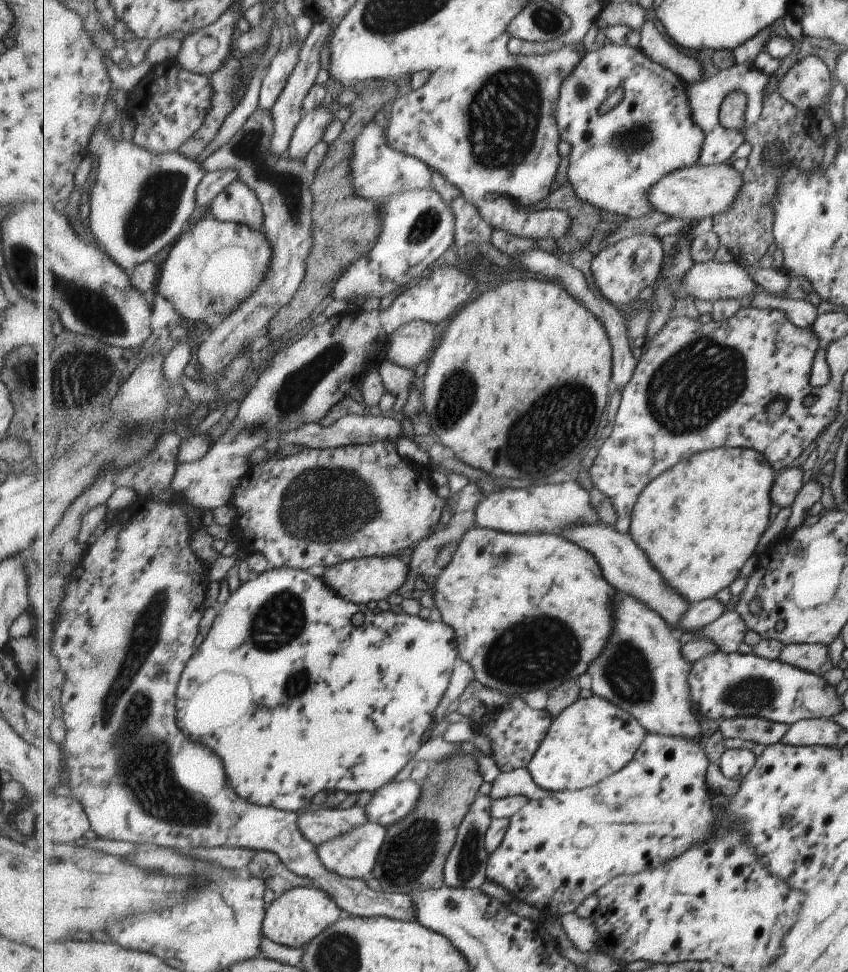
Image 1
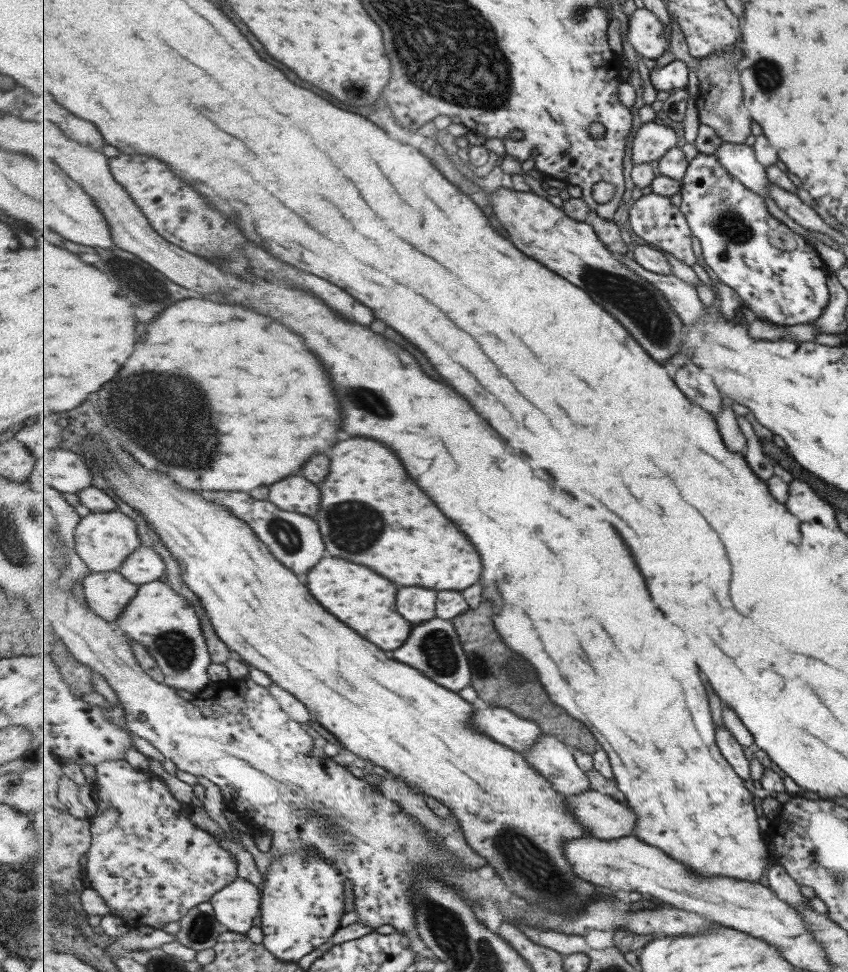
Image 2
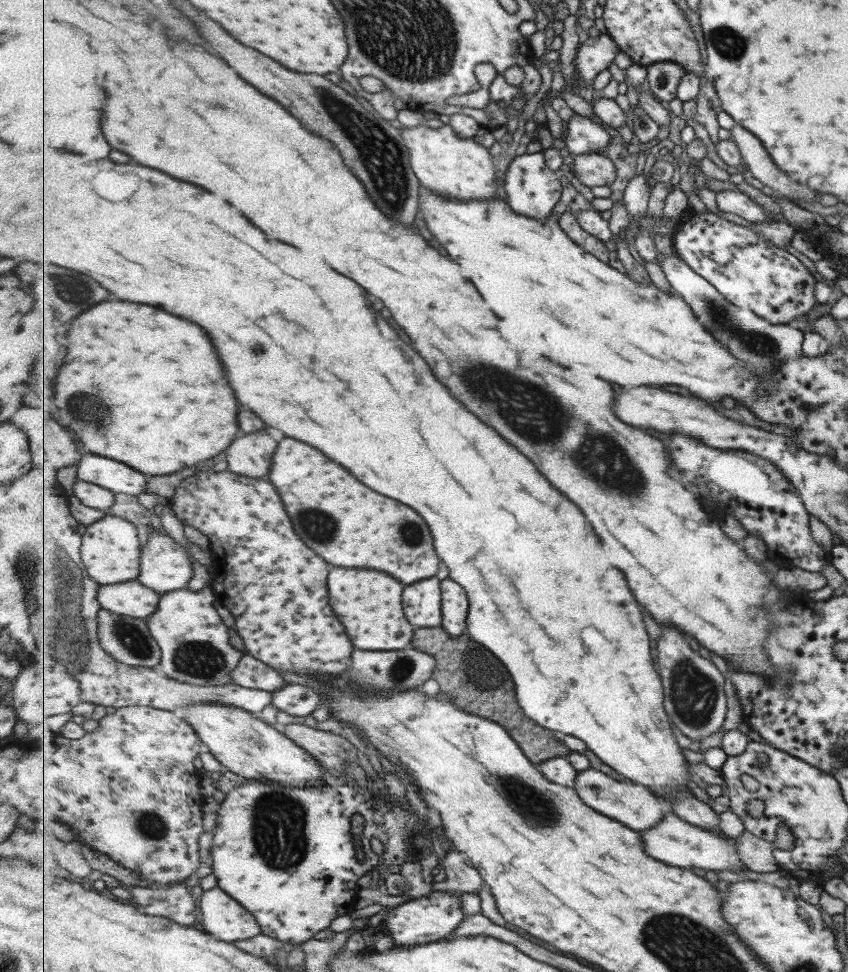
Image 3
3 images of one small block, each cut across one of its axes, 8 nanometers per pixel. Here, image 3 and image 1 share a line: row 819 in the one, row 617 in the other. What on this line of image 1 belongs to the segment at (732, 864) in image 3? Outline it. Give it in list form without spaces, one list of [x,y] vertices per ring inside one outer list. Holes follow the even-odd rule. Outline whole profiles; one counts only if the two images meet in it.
[[[603,523],[591,524],[591,526],[577,524],[577,526],[569,526],[567,530],[557,532],[557,534],[569,538],[571,542],[577,542],[579,546],[593,554],[602,566],[603,576],[609,578],[611,586],[615,586],[617,590],[621,590],[625,594],[631,594],[631,596],[643,600],[675,630],[681,626],[687,612],[691,610],[691,602],[687,602],[677,590],[671,590],[673,586],[669,586],[669,582],[663,580],[663,576],[659,574],[657,568],[653,568],[647,554],[640,546],[637,546],[630,532],[625,534],[619,532],[614,526]]]

